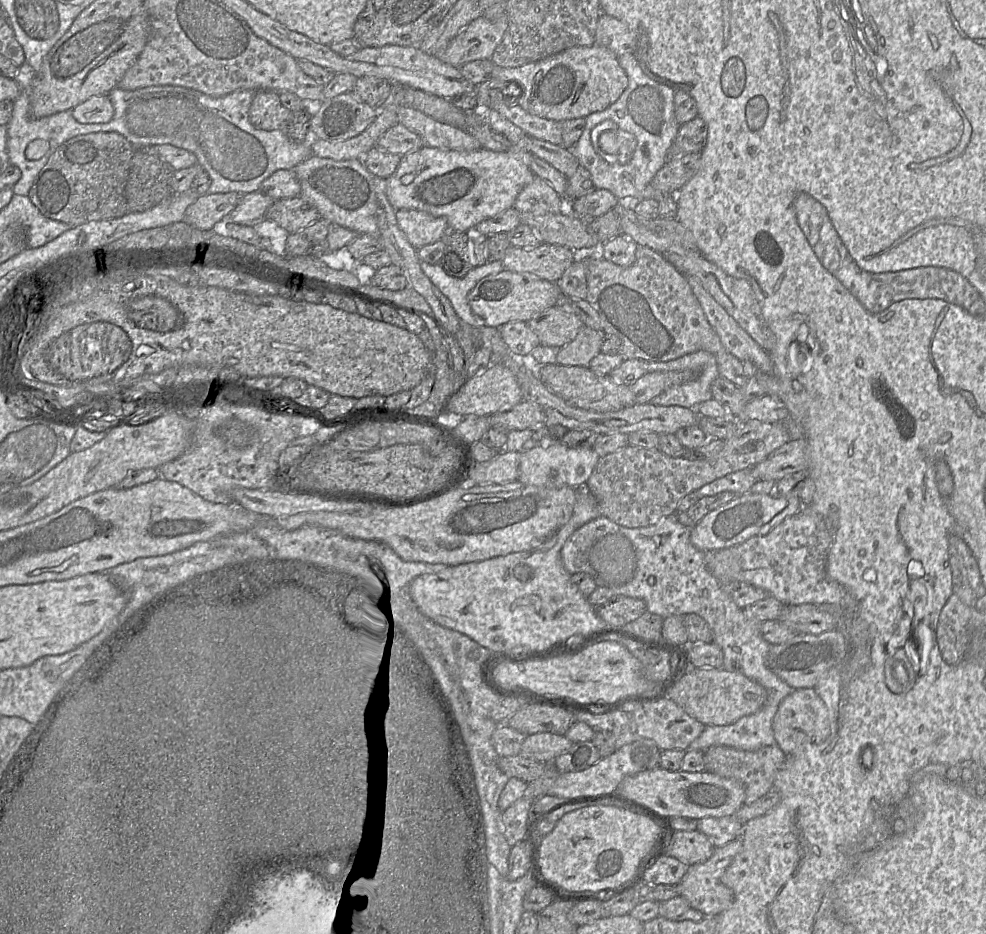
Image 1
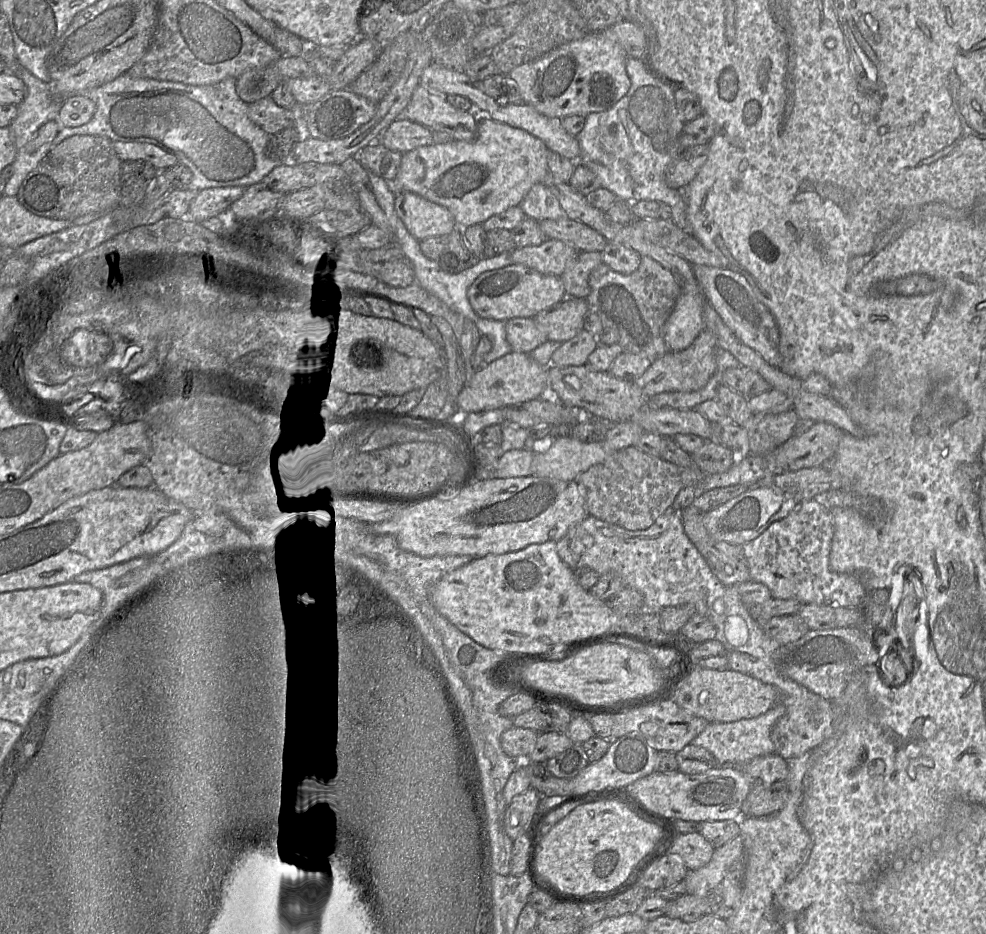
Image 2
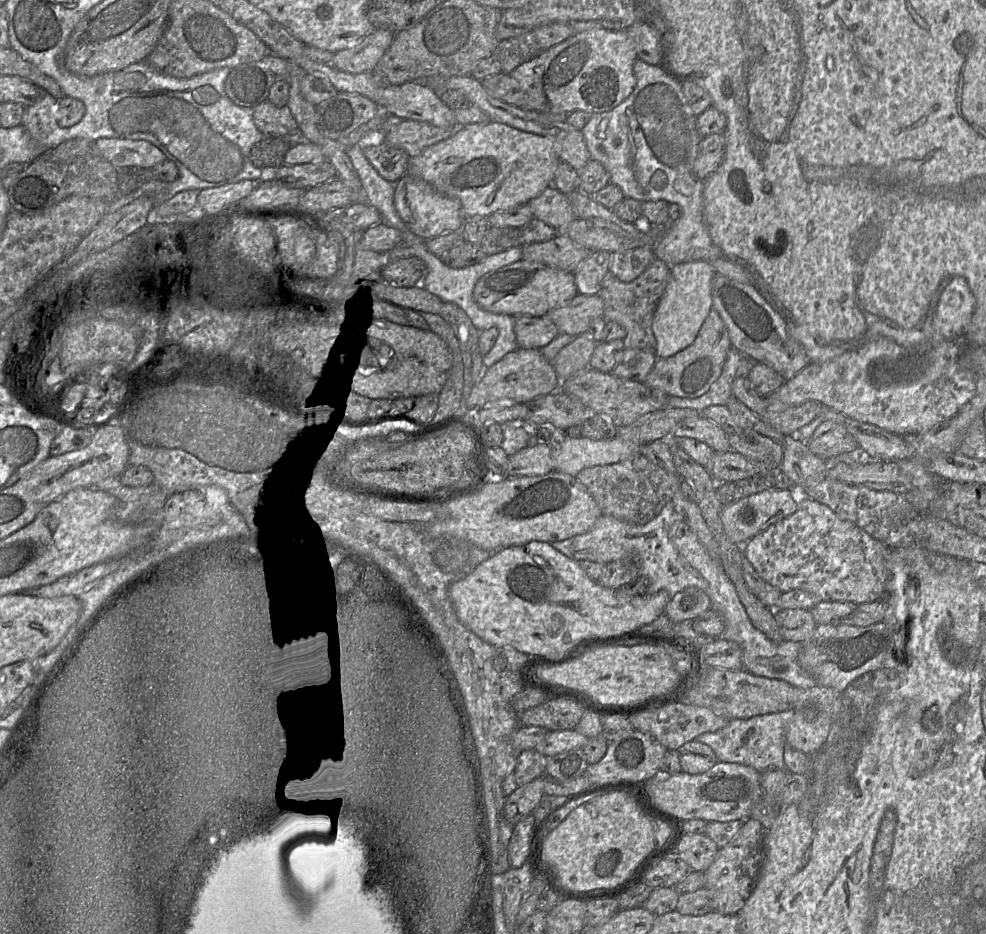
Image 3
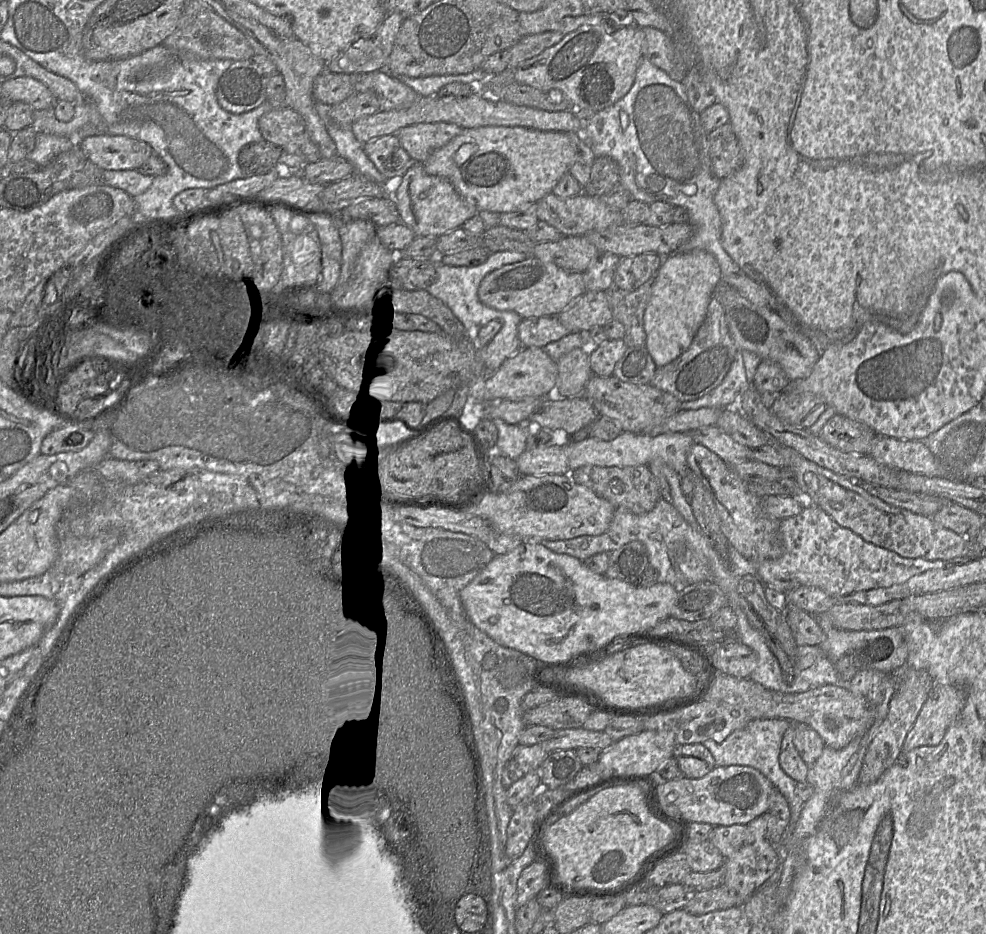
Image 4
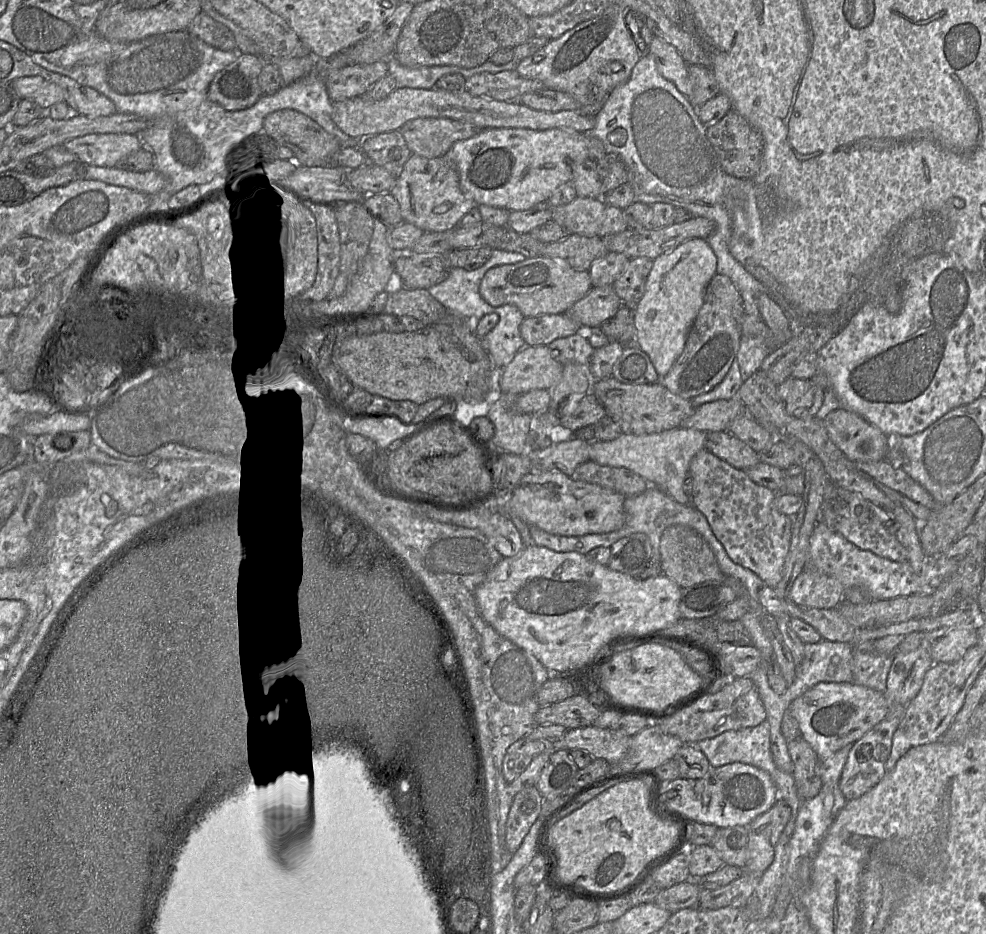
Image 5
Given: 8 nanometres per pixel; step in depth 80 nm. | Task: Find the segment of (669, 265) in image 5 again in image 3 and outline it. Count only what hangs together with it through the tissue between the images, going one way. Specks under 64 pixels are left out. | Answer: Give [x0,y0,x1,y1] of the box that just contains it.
[652,260,716,359]

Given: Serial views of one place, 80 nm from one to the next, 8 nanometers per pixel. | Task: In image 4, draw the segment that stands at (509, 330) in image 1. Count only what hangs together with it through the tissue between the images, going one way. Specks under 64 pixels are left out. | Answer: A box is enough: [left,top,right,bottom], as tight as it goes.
[518,316,569,348]

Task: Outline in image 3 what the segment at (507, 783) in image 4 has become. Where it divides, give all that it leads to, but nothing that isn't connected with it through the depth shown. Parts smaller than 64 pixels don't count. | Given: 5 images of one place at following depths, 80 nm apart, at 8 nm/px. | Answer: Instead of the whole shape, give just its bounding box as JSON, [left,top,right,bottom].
[502,749,547,797]

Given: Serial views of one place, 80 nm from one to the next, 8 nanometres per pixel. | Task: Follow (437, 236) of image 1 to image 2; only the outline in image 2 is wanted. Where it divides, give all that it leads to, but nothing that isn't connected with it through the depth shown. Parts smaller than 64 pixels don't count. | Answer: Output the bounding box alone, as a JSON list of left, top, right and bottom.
[395,193,457,241]

